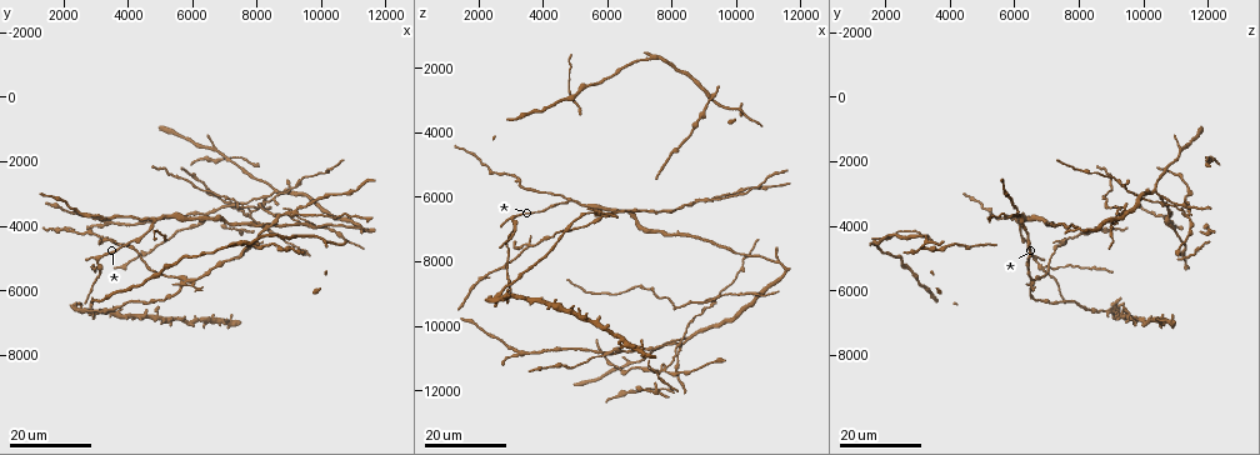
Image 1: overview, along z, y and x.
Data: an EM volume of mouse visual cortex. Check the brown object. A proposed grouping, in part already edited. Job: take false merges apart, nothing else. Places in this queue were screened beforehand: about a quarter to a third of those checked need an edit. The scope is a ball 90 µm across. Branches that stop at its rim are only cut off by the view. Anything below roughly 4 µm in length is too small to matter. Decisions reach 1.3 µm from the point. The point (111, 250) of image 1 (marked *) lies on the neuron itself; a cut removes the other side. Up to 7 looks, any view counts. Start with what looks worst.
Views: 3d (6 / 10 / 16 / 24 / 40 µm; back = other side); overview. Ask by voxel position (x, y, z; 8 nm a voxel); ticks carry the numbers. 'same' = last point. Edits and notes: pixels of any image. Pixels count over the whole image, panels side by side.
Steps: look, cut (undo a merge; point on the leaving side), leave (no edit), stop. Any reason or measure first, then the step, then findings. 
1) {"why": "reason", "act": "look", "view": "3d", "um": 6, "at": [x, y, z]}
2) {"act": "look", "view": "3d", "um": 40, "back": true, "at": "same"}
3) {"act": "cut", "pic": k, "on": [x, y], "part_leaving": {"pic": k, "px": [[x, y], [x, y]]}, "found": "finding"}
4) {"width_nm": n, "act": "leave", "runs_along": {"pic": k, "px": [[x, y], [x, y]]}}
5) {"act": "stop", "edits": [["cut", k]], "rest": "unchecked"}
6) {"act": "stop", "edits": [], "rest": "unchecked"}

{"why": "four arms meet", "act": "look", "view": "3d", "um": 24, "at": [7700, 3700, 11300]}

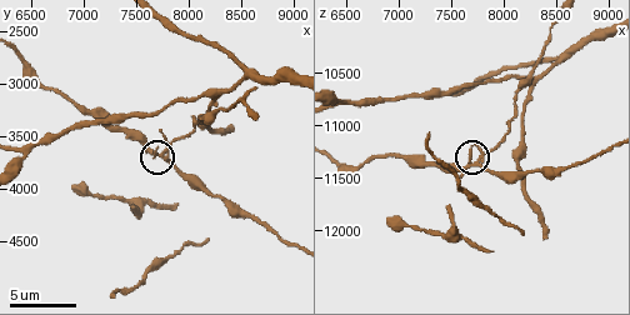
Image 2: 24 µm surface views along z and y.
{"act": "look", "view": "3d", "um": 10, "at": [7720, 3680, 11380]}

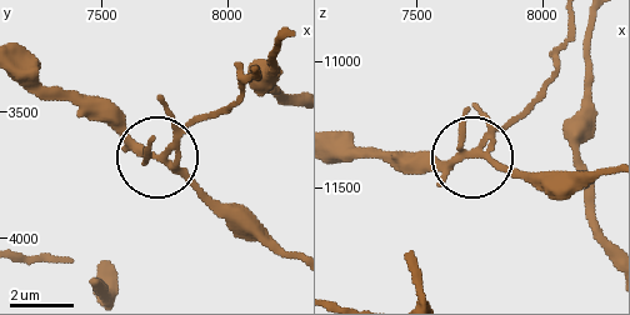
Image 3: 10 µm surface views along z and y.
{"width_nm": 210, "act": "cut", "pic": 3, "on": [165, 108], "part_leaving": {"pic": 3, "px": [[170, 148], [221, 113], [256, 69]]}, "found": "two neurons meet here"}

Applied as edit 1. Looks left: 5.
{"why": "four arms meet", "act": "look", "view": "3d", "um": 24, "at": [5700, 5800, 6500]}

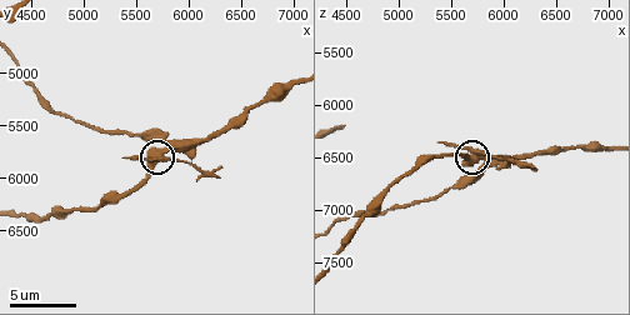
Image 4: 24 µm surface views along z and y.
{"act": "look", "view": "3d", "um": 10, "at": [5760, 5800, 6440]}

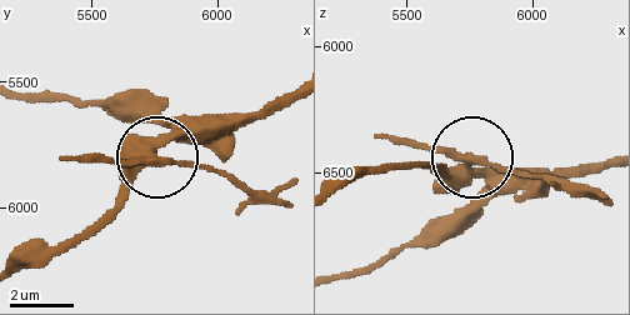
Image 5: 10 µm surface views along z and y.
{"width_nm": 230, "act": "cut", "pic": 5, "on": [103, 158], "part_leaving": {"pic": 5, "px": [[156, 156], [201, 164], [259, 188], [290, 185]]}, "found": "a second neuron is stuck on"}

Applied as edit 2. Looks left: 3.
{"why": "three arms meet", "act": "look", "view": "3d", "um": 16, "at": [9200, 3500, 6100]}

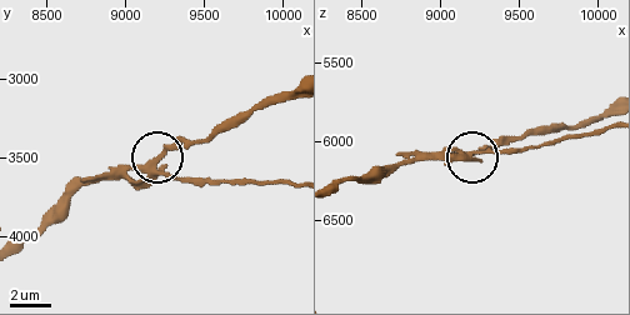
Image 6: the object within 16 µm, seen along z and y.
{"why": "zoom in", "act": "look", "view": "3d", "um": 6, "at": [9220, 3520, 6080]}

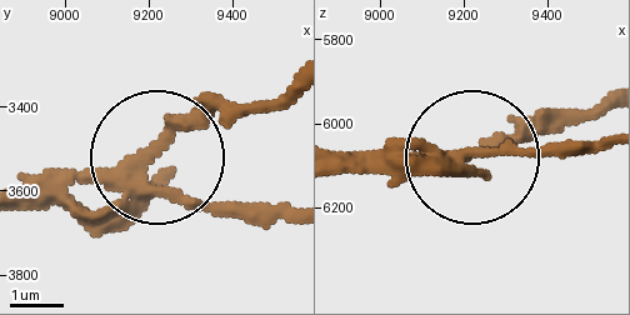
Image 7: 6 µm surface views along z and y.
{"act": "cut", "pic": 7, "on": [234, 203], "part_leaving": {"pic": 7, "px": [[154, 185], [284, 213]]}, "found": "two neurons meet here"}

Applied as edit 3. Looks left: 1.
{"act": "stop", "edits": [["cut", 3], ["cut", 5], ["cut", 7]], "rest": "unchecked"}

